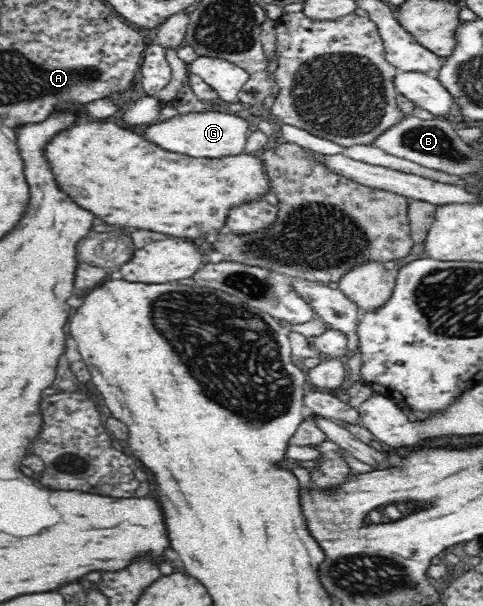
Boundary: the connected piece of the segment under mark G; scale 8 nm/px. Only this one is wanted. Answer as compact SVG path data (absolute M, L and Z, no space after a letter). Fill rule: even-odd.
M210 110L205 113L175 115L167 121L157 121L147 127L143 135L149 141L173 153L189 155L189 157L205 157L206 160L221 160L221 157L235 157L244 153L251 133L249 123L245 119Z

